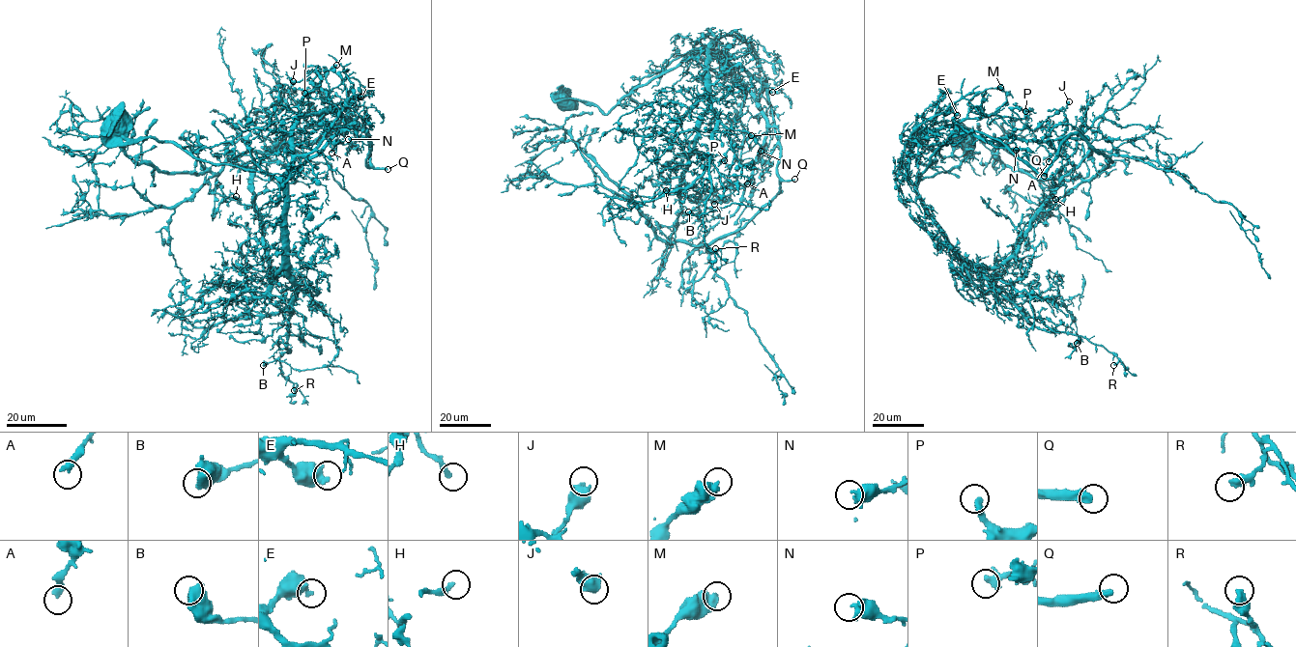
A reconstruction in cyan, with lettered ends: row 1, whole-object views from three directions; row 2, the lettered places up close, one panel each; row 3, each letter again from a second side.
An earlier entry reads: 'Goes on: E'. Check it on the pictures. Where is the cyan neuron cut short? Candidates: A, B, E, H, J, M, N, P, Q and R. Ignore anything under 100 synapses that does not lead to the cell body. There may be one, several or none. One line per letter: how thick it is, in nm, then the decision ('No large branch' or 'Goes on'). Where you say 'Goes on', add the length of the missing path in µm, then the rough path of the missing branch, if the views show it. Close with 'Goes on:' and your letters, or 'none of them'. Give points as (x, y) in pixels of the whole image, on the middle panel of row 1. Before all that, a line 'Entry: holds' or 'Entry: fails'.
Entry: fails
A: Thickness 360 nm. No large branch
B: Thickness 700 nm. No large branch
E: Thickness 550 nm. No large branch
H: Thickness 220 nm. No large branch
J: Thickness 550 nm. No large branch
M: Thickness 600 nm. No large branch
N: Thickness 500 nm. No large branch
P: Thickness 400 nm. No large branch
Q: Thickness 420 nm. Goes on. Missing length about 300 µm
R: Thickness 440 nm. No large branch
Goes on: Q

